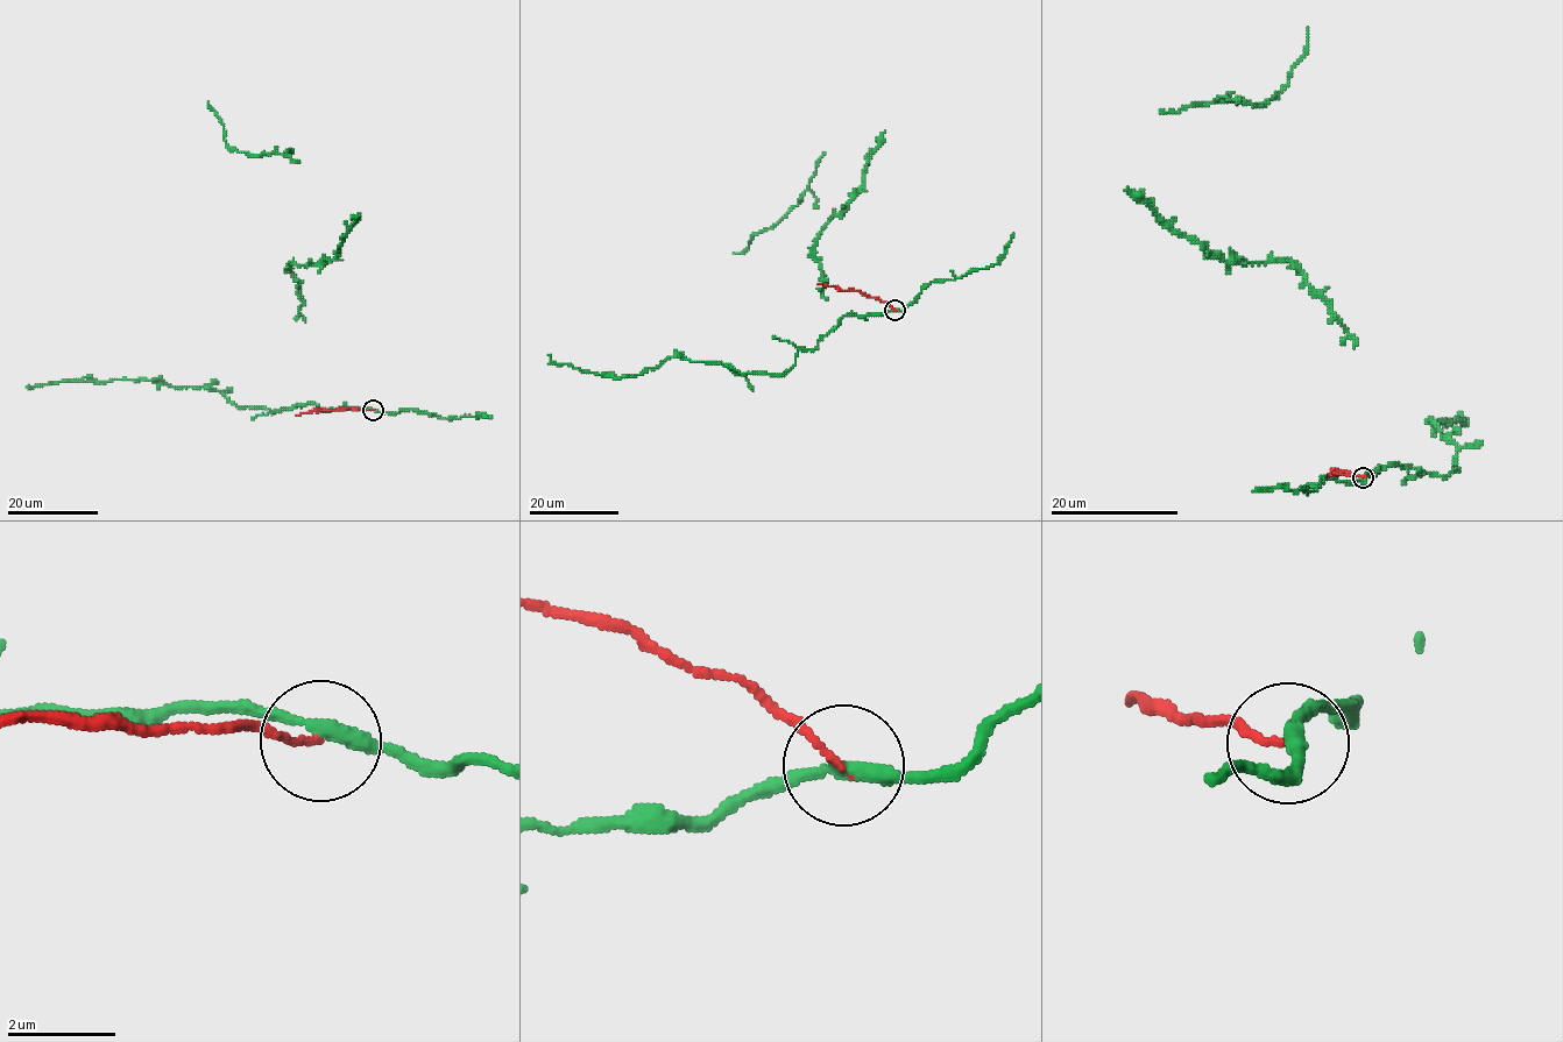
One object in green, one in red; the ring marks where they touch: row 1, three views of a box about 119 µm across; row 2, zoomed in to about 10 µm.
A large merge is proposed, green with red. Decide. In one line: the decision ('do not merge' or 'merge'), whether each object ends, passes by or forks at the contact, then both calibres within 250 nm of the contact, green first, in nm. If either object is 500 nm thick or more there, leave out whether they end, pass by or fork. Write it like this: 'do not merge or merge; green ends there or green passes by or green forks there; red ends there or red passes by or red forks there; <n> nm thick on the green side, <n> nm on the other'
do not merge; green passes by; red ends there; 280 nm thick on the green side, 130 nm on the other

